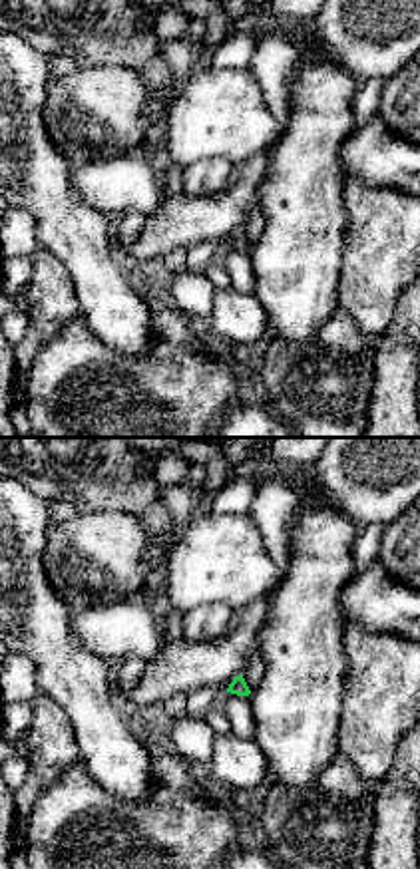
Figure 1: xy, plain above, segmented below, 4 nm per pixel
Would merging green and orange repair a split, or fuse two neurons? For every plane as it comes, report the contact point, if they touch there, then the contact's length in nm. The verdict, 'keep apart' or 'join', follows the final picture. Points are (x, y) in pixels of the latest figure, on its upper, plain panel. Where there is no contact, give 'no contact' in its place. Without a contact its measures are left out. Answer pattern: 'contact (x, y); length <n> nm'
no contact

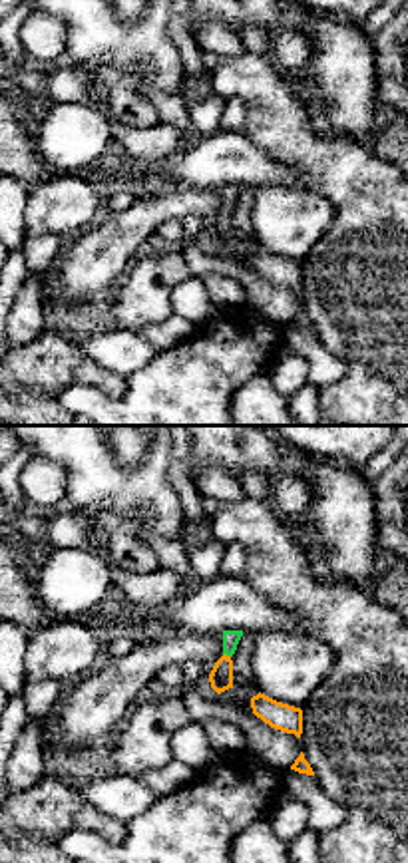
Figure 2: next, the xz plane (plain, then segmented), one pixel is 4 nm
contact (227, 209); length 40 nm

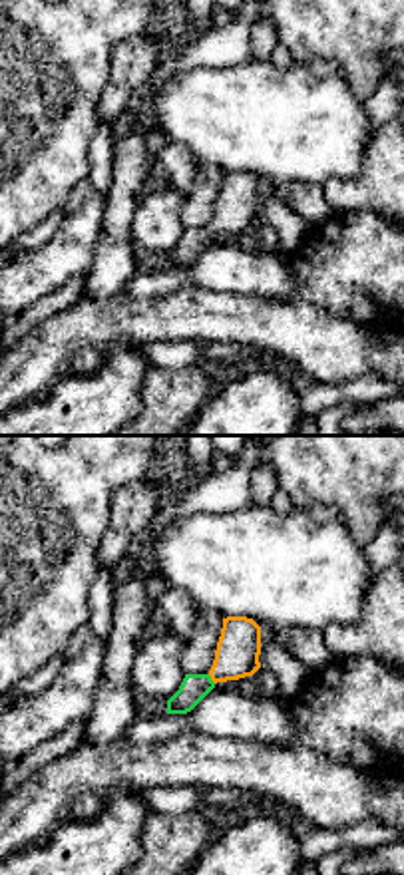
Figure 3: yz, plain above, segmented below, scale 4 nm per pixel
contact (209, 233); length 50 nm

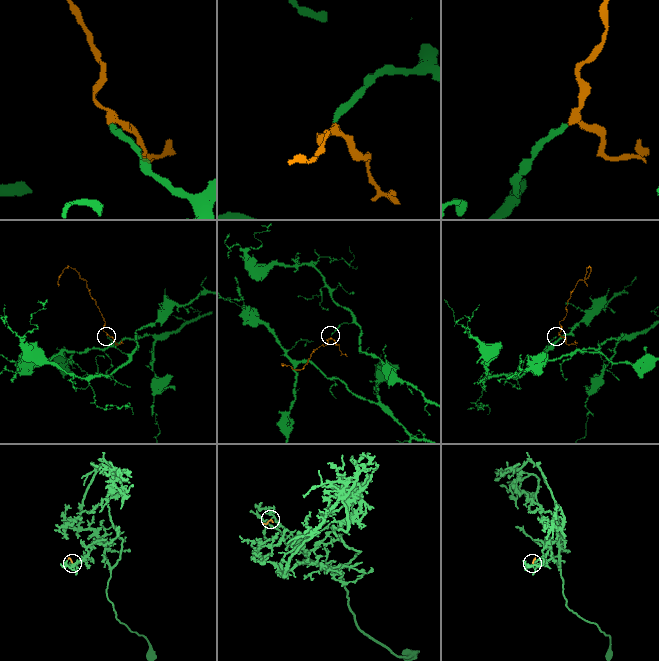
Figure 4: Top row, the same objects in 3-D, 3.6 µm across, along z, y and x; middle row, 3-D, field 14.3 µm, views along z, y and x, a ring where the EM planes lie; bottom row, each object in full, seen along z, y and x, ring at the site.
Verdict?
join

